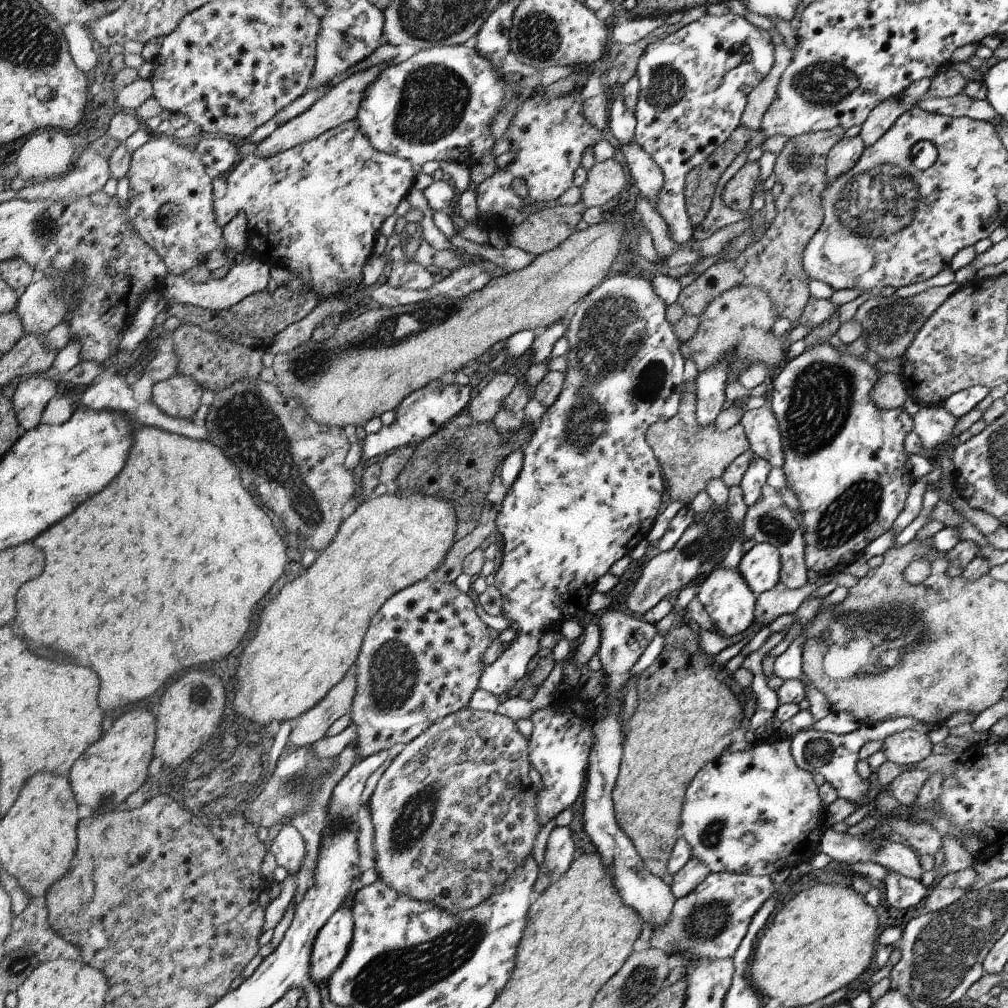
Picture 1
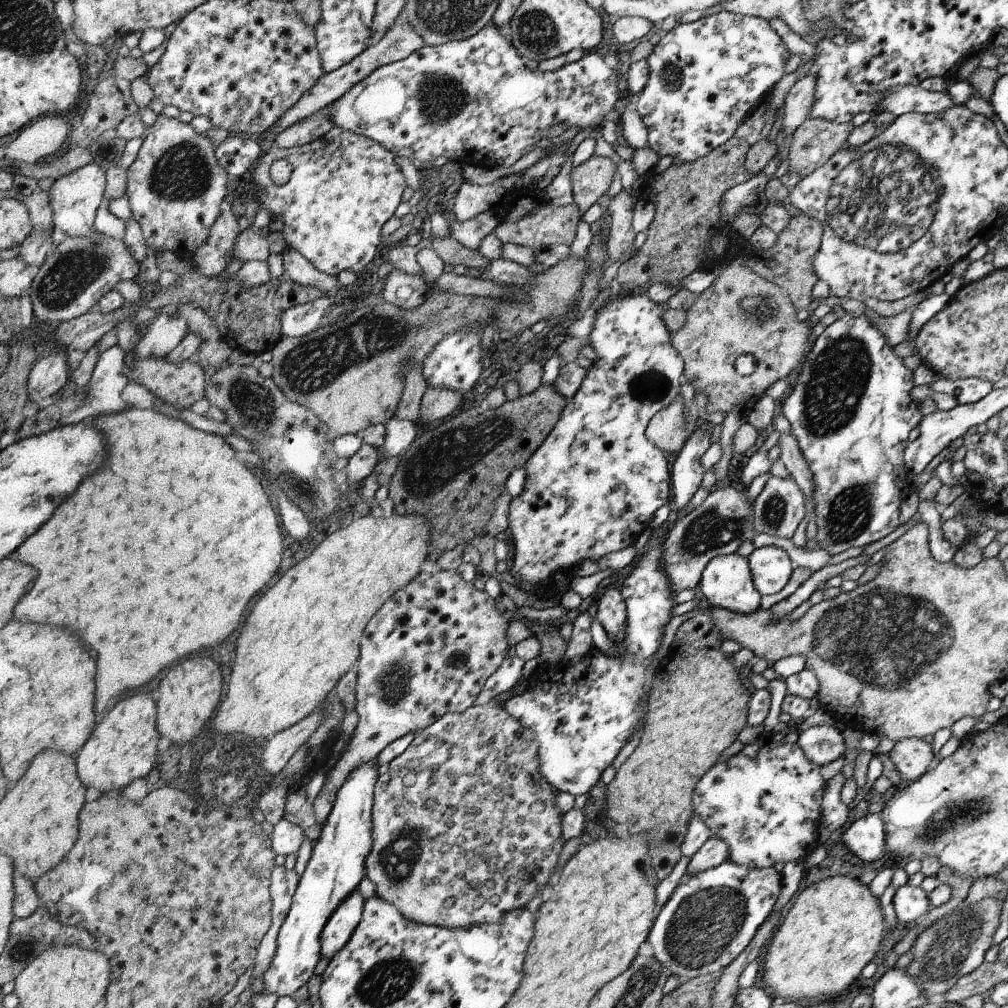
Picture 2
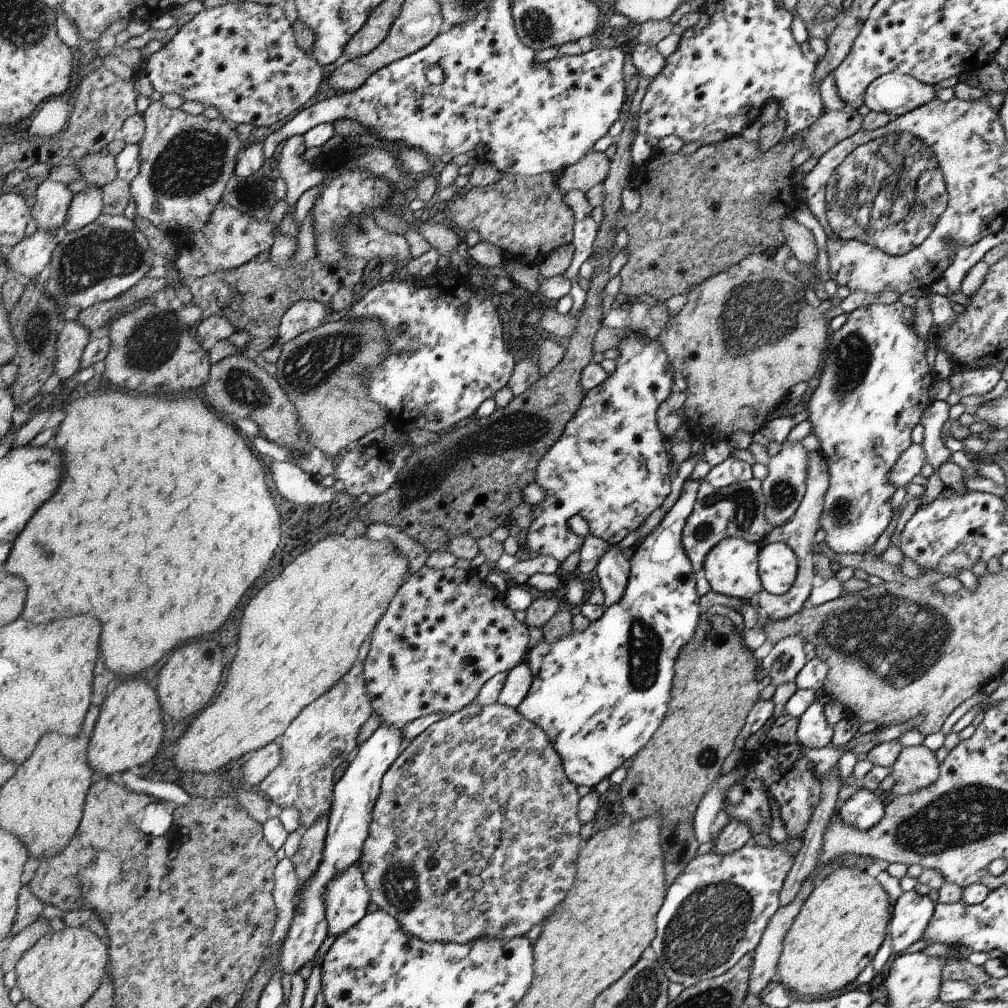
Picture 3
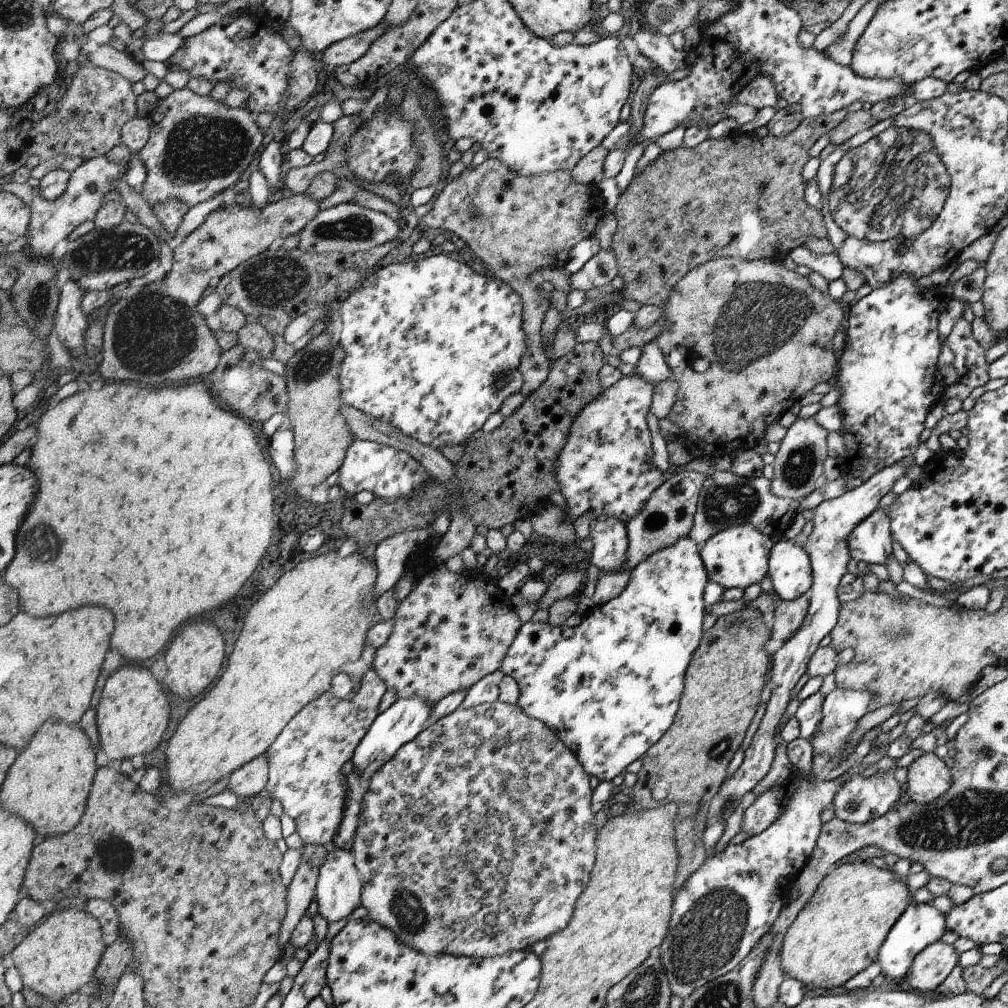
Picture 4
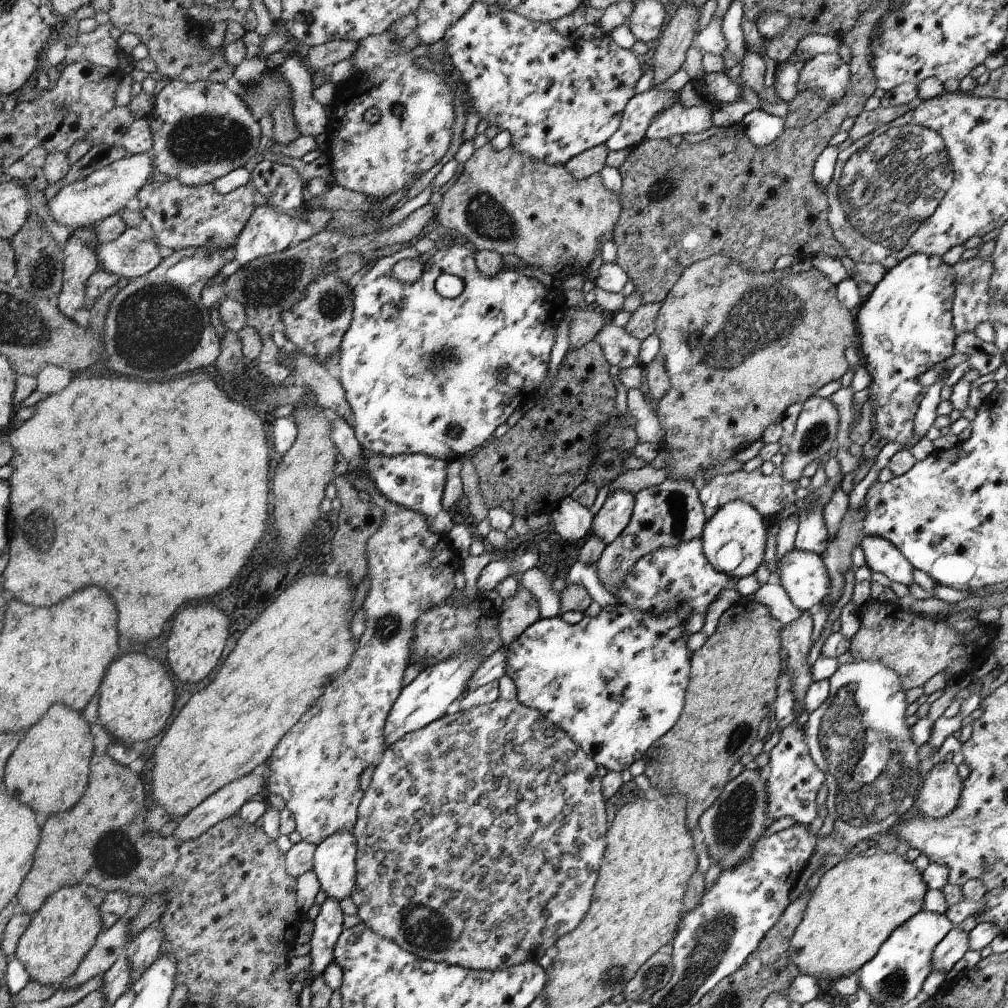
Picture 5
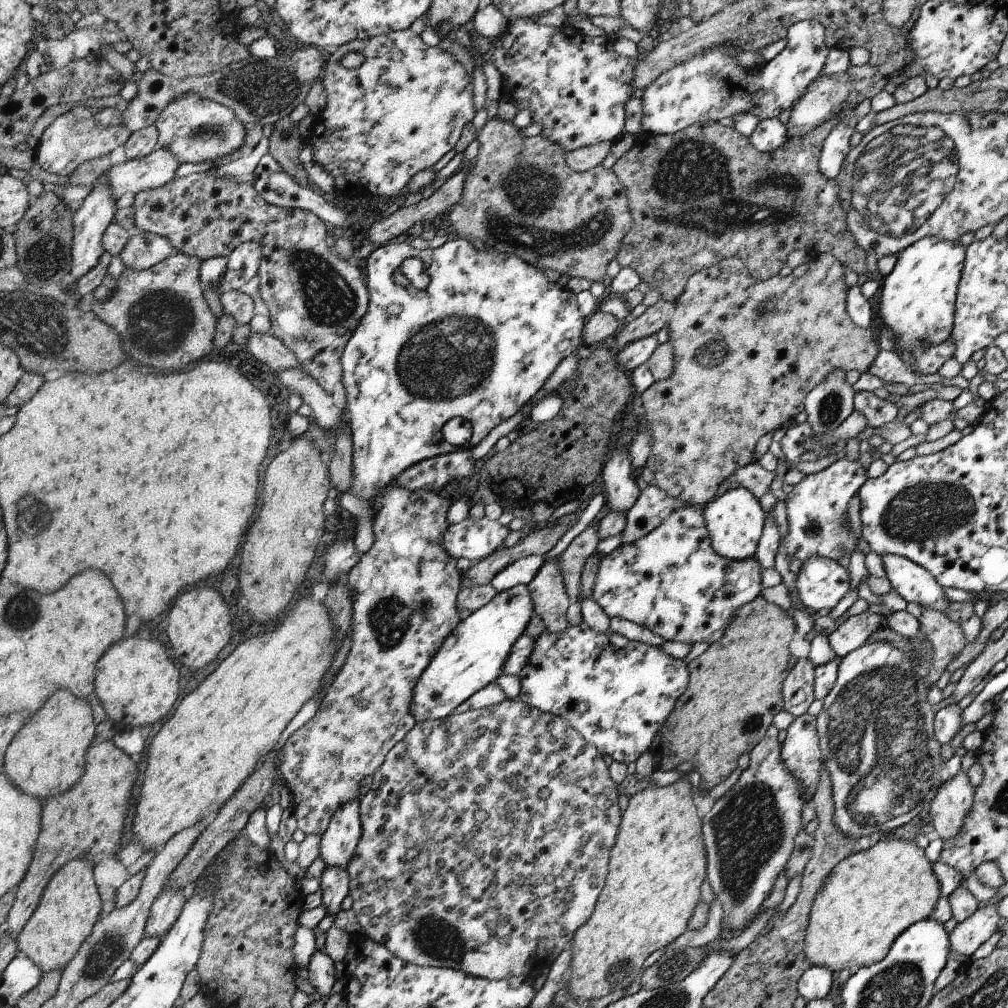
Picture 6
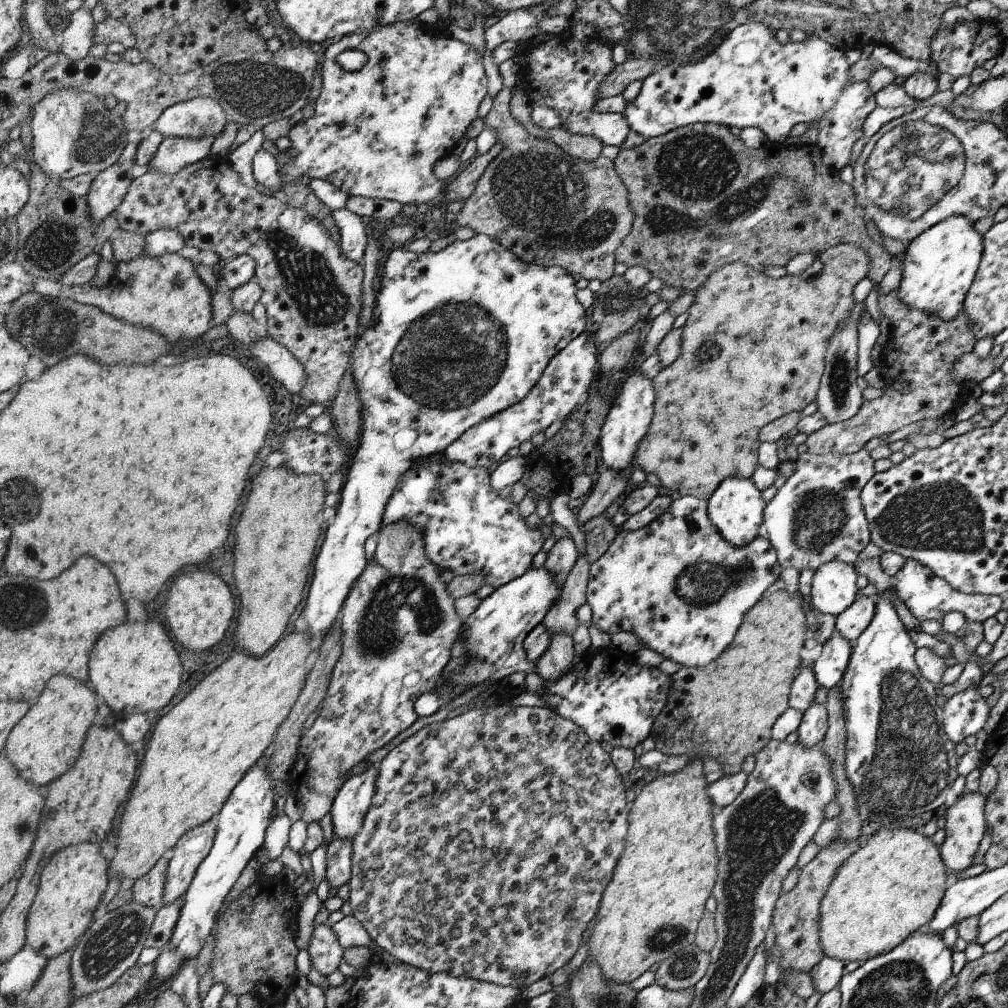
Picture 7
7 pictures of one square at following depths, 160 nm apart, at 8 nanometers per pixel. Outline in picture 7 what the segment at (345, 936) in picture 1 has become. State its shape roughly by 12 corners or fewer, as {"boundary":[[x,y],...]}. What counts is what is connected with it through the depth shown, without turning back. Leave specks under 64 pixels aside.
{"boundary":[[378,765],[354,775],[330,812],[334,838],[352,841],[373,804]]}

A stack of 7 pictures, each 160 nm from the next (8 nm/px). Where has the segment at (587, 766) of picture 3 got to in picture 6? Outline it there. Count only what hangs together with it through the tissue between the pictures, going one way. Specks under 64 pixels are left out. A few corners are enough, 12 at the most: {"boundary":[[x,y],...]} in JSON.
{"boundary":[[582,621],[534,638],[518,698],[602,756],[649,750],[691,677]]}

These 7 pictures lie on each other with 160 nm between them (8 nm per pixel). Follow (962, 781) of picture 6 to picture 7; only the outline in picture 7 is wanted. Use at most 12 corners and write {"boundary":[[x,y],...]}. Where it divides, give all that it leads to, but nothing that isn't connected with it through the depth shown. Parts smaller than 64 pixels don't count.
{"boundary":[[964,791],[945,810],[940,853],[951,880],[974,865],[984,796]]}

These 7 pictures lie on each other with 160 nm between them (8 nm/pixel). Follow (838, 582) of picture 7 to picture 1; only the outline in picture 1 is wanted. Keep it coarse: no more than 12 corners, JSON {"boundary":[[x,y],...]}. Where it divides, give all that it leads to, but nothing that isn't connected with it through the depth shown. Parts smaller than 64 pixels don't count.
{"boundary":[[756,543],[737,570],[759,595],[778,584],[781,553]]}

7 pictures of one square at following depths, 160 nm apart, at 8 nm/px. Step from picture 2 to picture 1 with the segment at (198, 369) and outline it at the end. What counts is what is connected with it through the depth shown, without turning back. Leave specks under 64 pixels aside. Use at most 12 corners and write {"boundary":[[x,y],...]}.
{"boundary":[[194,379],[155,382],[151,400],[168,416],[191,419],[202,404]]}

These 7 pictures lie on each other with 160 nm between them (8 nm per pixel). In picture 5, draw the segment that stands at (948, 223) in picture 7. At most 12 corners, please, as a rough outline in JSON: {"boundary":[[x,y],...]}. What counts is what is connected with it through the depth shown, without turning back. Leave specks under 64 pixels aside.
{"boundary":[[905,258],[858,309],[872,431],[910,450],[955,352],[954,267]]}

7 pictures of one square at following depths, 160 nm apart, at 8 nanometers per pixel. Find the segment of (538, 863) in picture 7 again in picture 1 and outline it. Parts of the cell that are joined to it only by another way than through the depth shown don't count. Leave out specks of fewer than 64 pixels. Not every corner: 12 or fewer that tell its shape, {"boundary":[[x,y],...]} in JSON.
{"boundary":[[468,706],[372,794],[378,878],[457,913],[532,855],[528,741]]}

